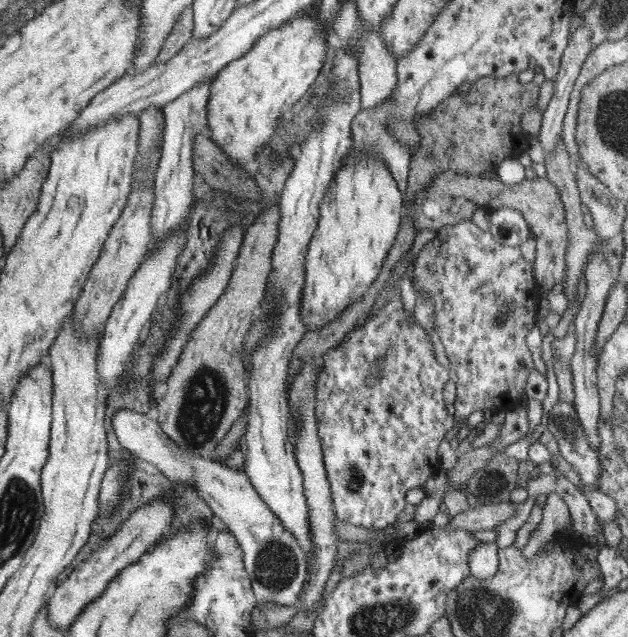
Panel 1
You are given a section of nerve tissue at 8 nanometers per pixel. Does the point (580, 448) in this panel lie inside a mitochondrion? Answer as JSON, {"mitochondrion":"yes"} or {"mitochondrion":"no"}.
{"mitochondrion":"yes"}

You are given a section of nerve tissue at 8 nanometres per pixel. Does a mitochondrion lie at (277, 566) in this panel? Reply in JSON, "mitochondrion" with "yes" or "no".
{"mitochondrion":"yes"}

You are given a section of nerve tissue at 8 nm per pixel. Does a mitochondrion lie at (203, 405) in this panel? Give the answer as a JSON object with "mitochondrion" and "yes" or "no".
{"mitochondrion":"yes"}

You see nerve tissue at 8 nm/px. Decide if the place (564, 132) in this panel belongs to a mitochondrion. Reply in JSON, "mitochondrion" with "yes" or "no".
{"mitochondrion":"no"}

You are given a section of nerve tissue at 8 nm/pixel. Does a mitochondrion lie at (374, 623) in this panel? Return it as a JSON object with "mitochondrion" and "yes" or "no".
{"mitochondrion":"yes"}

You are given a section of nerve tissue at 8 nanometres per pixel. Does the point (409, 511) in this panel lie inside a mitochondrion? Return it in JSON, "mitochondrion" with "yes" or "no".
{"mitochondrion":"no"}

